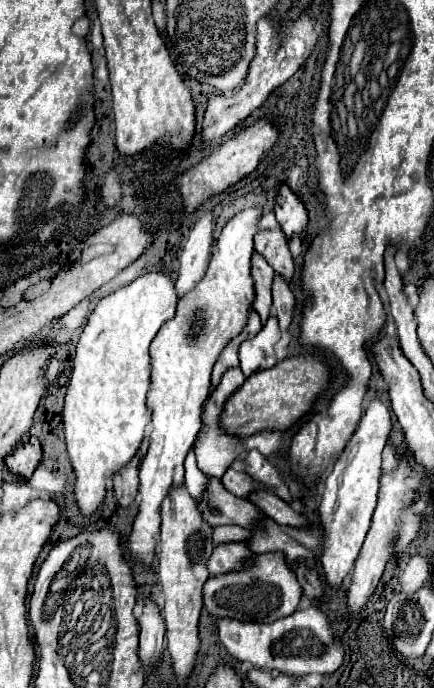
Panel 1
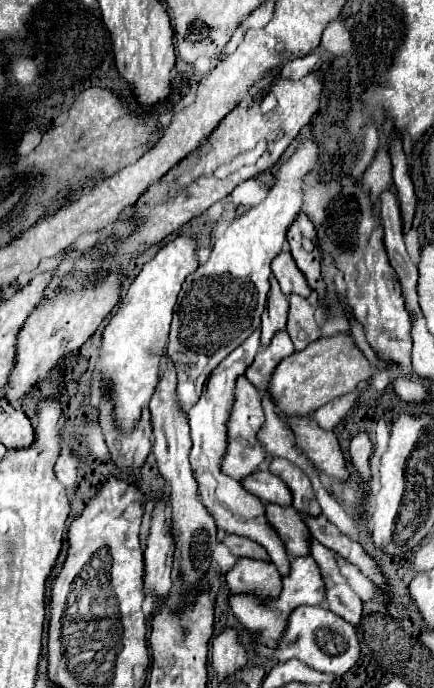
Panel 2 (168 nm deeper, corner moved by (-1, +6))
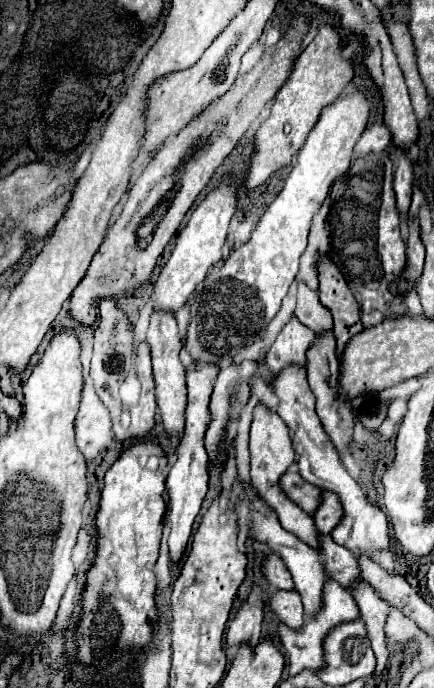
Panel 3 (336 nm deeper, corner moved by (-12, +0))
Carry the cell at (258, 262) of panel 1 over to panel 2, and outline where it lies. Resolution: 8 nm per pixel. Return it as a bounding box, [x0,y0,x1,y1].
[261,274,289,346]

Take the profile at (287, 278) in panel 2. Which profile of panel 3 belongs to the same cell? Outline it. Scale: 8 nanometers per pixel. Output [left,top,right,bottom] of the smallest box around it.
[296,284,332,334]

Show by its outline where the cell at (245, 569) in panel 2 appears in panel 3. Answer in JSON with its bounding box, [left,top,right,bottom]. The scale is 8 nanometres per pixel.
[270,590,304,628]

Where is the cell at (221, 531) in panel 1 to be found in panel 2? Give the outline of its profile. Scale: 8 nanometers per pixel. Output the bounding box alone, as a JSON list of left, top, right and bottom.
[223,534,269,560]

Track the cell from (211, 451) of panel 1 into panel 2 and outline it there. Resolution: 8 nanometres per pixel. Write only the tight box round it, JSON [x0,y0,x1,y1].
[221,376,267,480]

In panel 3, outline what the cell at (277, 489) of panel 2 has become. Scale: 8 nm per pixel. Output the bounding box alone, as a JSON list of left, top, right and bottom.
[280,472,322,514]

